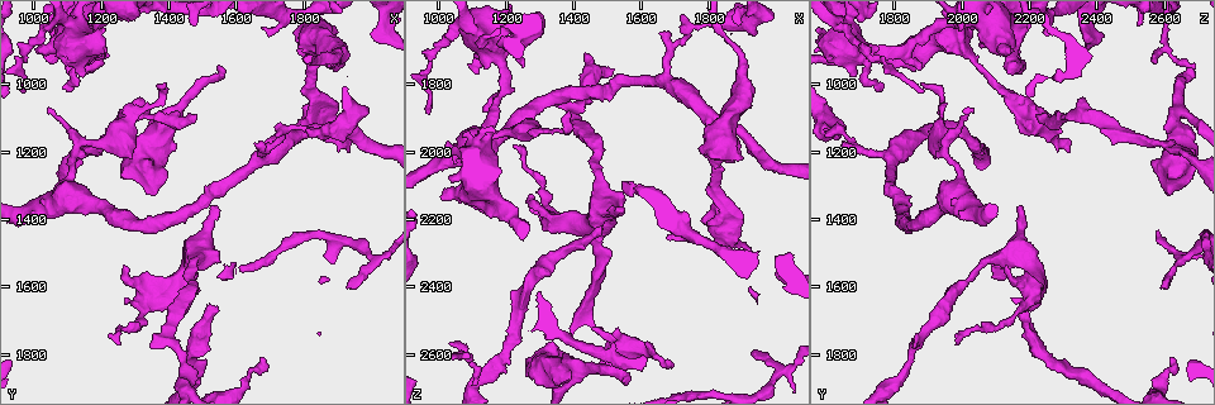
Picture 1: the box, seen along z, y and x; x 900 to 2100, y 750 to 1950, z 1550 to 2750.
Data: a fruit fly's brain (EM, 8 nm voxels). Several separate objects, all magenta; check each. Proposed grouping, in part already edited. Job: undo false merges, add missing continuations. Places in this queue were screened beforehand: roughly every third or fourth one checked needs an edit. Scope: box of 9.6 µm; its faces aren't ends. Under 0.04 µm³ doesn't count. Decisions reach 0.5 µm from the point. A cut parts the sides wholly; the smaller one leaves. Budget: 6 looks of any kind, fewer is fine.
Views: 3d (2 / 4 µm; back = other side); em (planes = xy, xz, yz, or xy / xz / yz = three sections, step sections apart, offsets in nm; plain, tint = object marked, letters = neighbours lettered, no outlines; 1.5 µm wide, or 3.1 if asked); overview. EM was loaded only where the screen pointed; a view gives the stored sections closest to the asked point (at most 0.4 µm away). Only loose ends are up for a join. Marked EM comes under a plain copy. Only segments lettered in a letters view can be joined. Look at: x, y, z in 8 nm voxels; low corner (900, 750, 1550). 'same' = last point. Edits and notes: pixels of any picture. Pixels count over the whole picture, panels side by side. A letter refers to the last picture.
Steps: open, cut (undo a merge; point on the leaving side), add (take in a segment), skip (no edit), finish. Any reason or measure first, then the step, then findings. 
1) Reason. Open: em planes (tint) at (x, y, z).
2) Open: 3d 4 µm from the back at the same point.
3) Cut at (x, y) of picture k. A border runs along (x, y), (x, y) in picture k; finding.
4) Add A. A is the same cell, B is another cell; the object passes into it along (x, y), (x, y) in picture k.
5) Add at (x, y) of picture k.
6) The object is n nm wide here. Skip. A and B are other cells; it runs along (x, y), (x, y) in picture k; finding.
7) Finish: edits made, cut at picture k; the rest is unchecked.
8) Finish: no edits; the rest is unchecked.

An open end. Open: em xz step 8 (letters) at (1050, 1070, 2030).

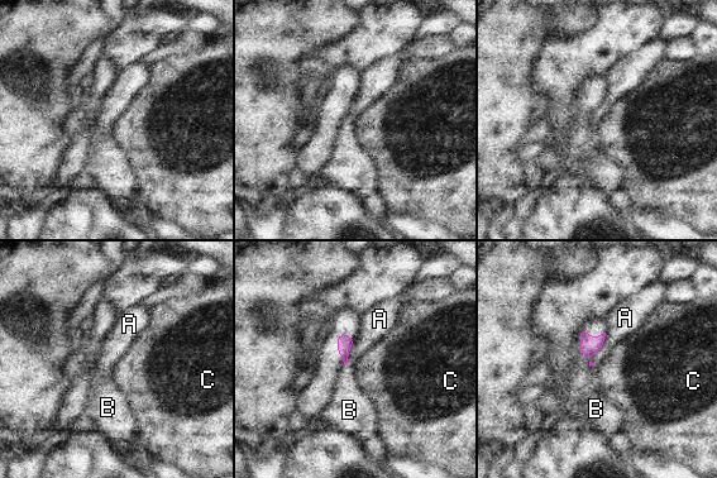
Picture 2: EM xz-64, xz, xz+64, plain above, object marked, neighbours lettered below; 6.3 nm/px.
The longest contact is with A, 160 nm. Add B. B is the same cell, A and C are other cells; the object passes into it along (344, 343), (348, 366), (348, 405) in picture 2; it goes on there.

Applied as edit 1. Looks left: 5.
See it whole again. Open: overview.

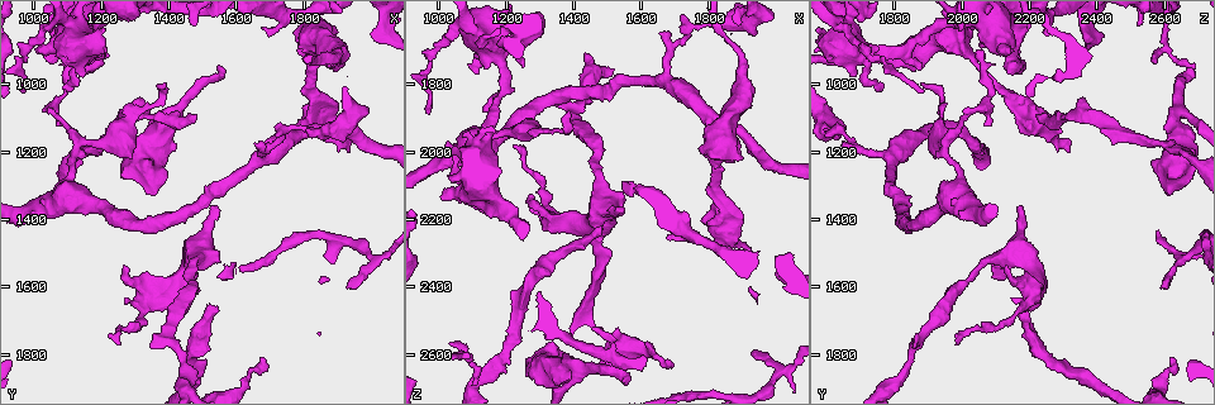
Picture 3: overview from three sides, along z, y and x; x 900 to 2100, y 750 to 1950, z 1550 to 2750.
Branch stops here. Open: 3d 4 µm at (1480, 1080, 2220).

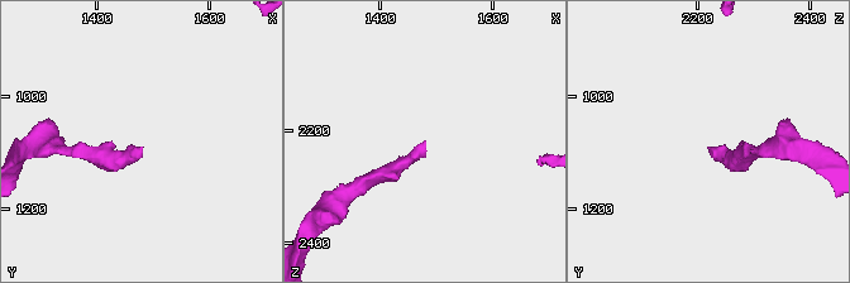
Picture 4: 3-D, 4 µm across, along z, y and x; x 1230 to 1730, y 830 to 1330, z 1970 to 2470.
Open: em yz step 4 (tint) at (1475, 1085, 2220).

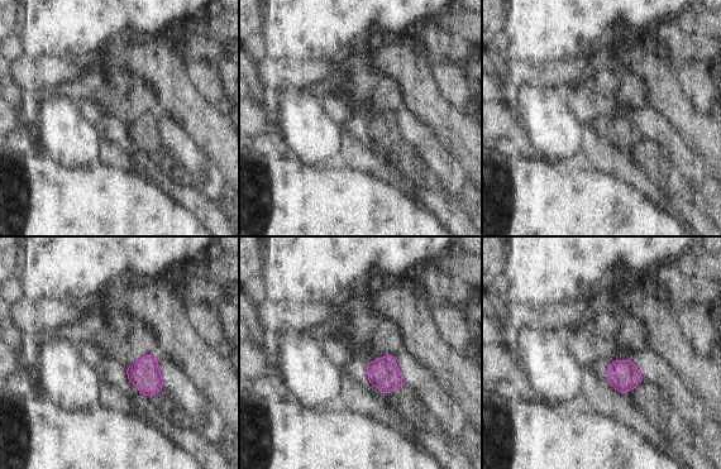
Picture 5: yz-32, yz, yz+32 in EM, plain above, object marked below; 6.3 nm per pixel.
Open: em xy step 4 (letters) at the same point.

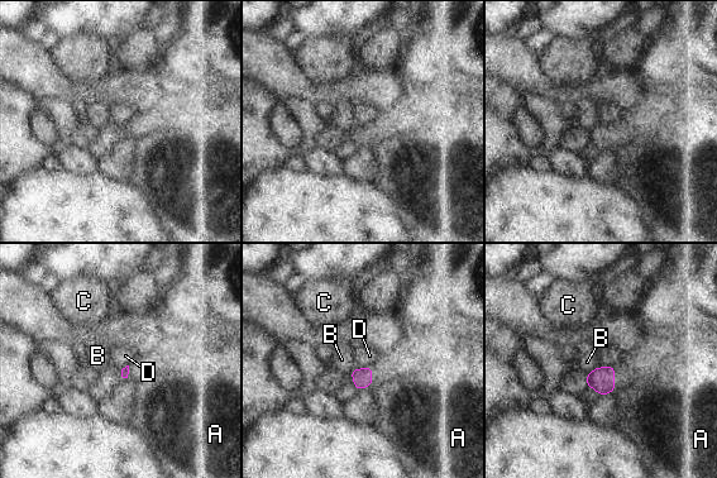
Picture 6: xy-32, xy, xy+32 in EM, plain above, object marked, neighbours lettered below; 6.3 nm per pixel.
Skip. A, B, C and D are other cells; a border runs along (613, 364), (600, 367) in picture 6; no lettered segment goes on from it.

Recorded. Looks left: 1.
Free end. Open: em planes (letters) at (1090, 1010, 1740).

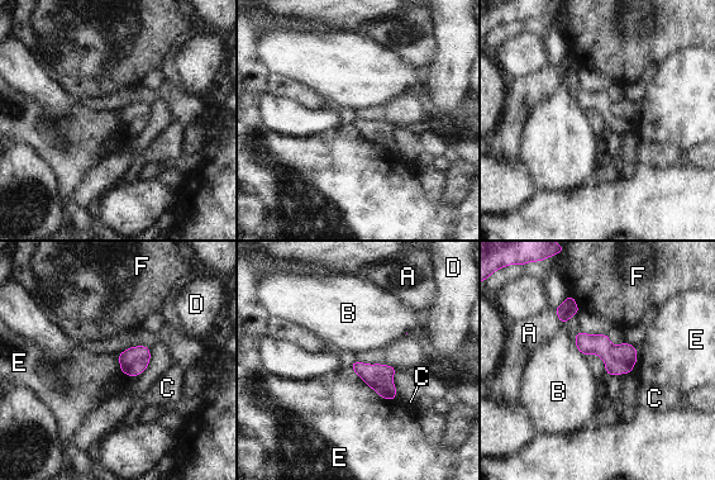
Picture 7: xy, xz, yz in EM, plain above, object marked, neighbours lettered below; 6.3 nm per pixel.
Skip. A, B, C, D, E and F are other cells; a border runs along (580, 329), (576, 347), (585, 356) in picture 7; none of them fits.

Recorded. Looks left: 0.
Finish: edits made, add at picture 2; the rest is unchecked.

